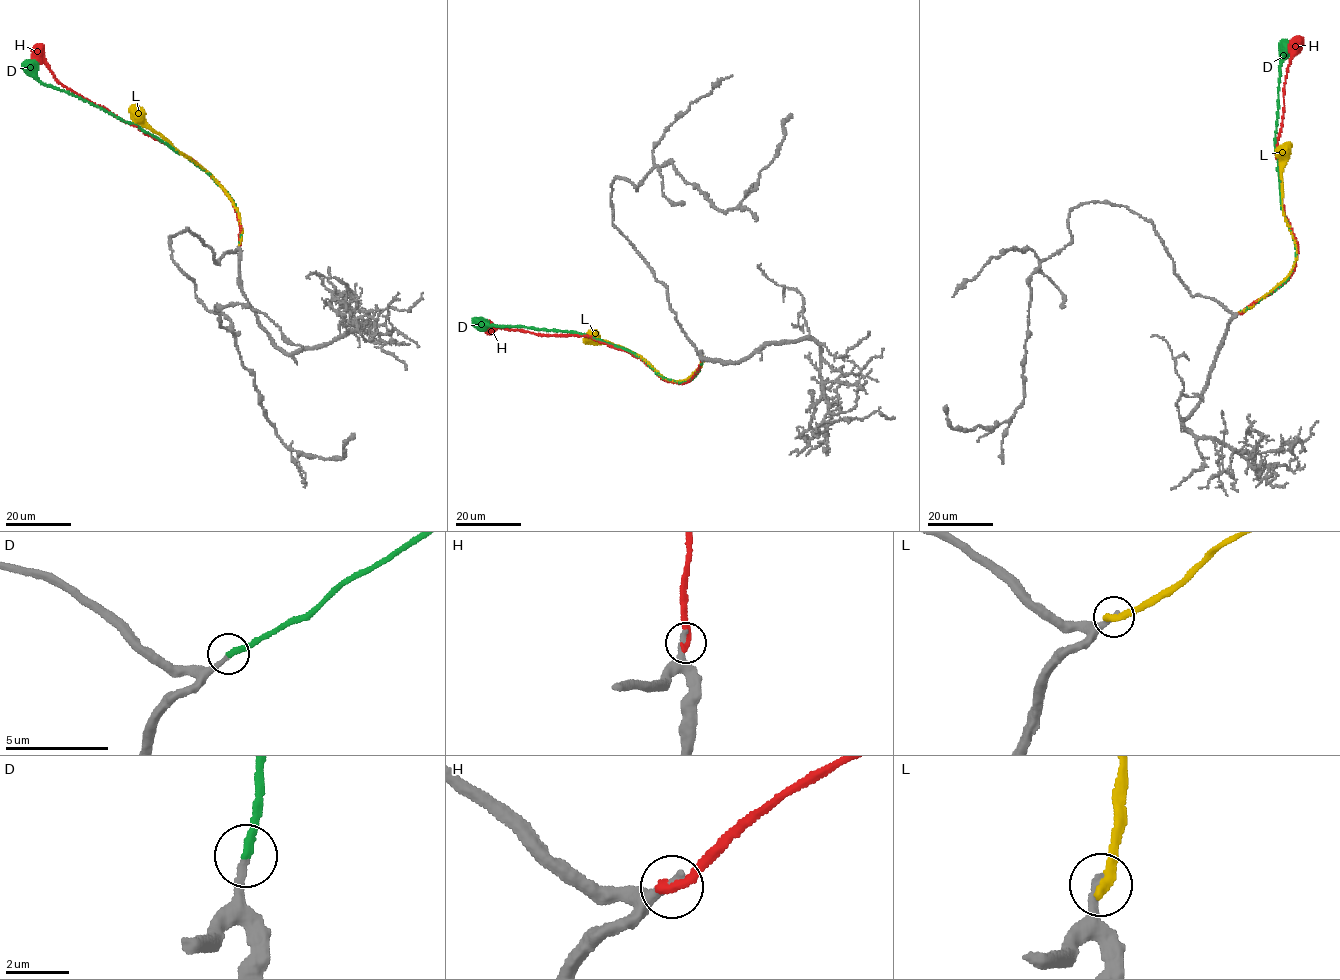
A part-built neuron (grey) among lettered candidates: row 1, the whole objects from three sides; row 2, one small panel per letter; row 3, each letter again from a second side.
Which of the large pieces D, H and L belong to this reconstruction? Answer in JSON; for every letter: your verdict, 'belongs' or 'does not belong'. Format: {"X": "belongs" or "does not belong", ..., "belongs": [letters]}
{"D": "belongs", "H": "does not belong", "L": "does not belong", "belongs": ["D"]}

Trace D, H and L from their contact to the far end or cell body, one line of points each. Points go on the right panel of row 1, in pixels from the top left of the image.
D: (1241, 311), (1285, 282), (1295, 260), (1294, 239), (1281, 202), (1274, 139), (1279, 66), (1285, 43), (1285, 49)
H: (1240, 313), (1285, 282), (1298, 251), (1285, 215), (1276, 149), (1283, 114), (1283, 84), (1300, 36)
L: (1240, 312), (1250, 308), (1285, 280), (1296, 256), (1295, 240), (1283, 212), (1281, 170), (1288, 154), (1289, 142)

